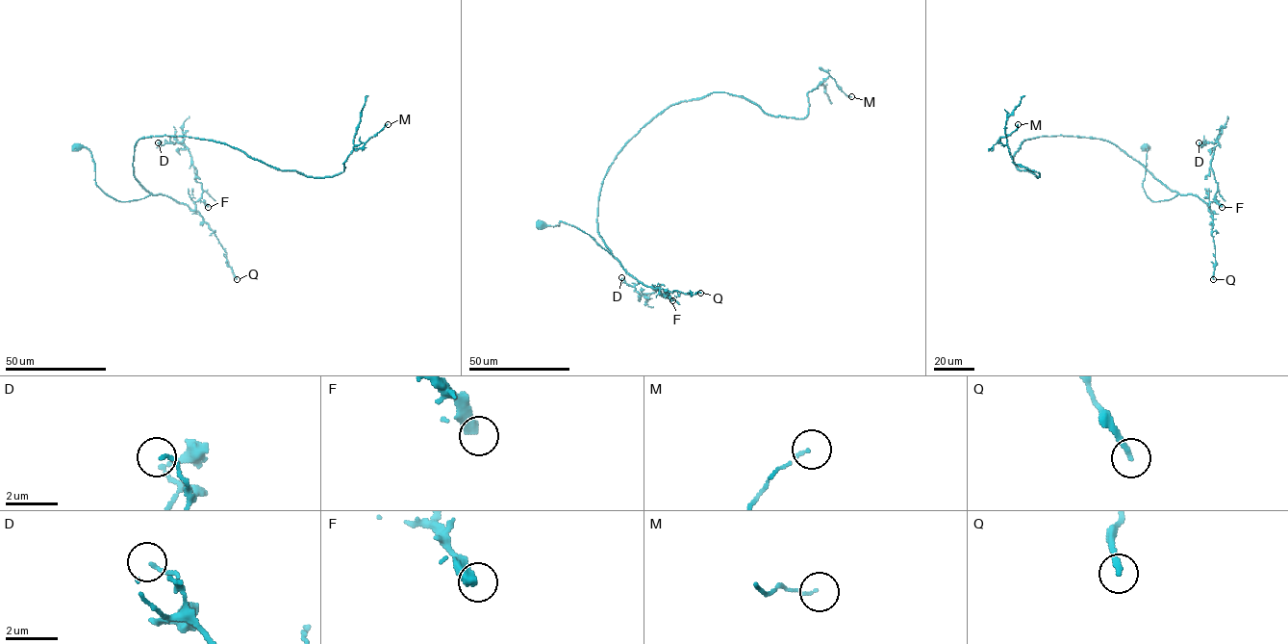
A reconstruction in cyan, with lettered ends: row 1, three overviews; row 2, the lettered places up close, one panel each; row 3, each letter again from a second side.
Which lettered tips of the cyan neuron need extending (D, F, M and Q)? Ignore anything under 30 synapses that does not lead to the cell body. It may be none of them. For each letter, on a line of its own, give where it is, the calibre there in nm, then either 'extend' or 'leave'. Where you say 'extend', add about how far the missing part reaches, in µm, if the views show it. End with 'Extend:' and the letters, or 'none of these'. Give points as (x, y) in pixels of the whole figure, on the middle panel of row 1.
D: place (621, 277); calibre 110 nm; leave
F: place (672, 300); calibre 440 nm; leave
M: place (851, 96); calibre 90 nm; leave
Q: place (700, 293); calibre 200 nm; leave
Extend: none of these

